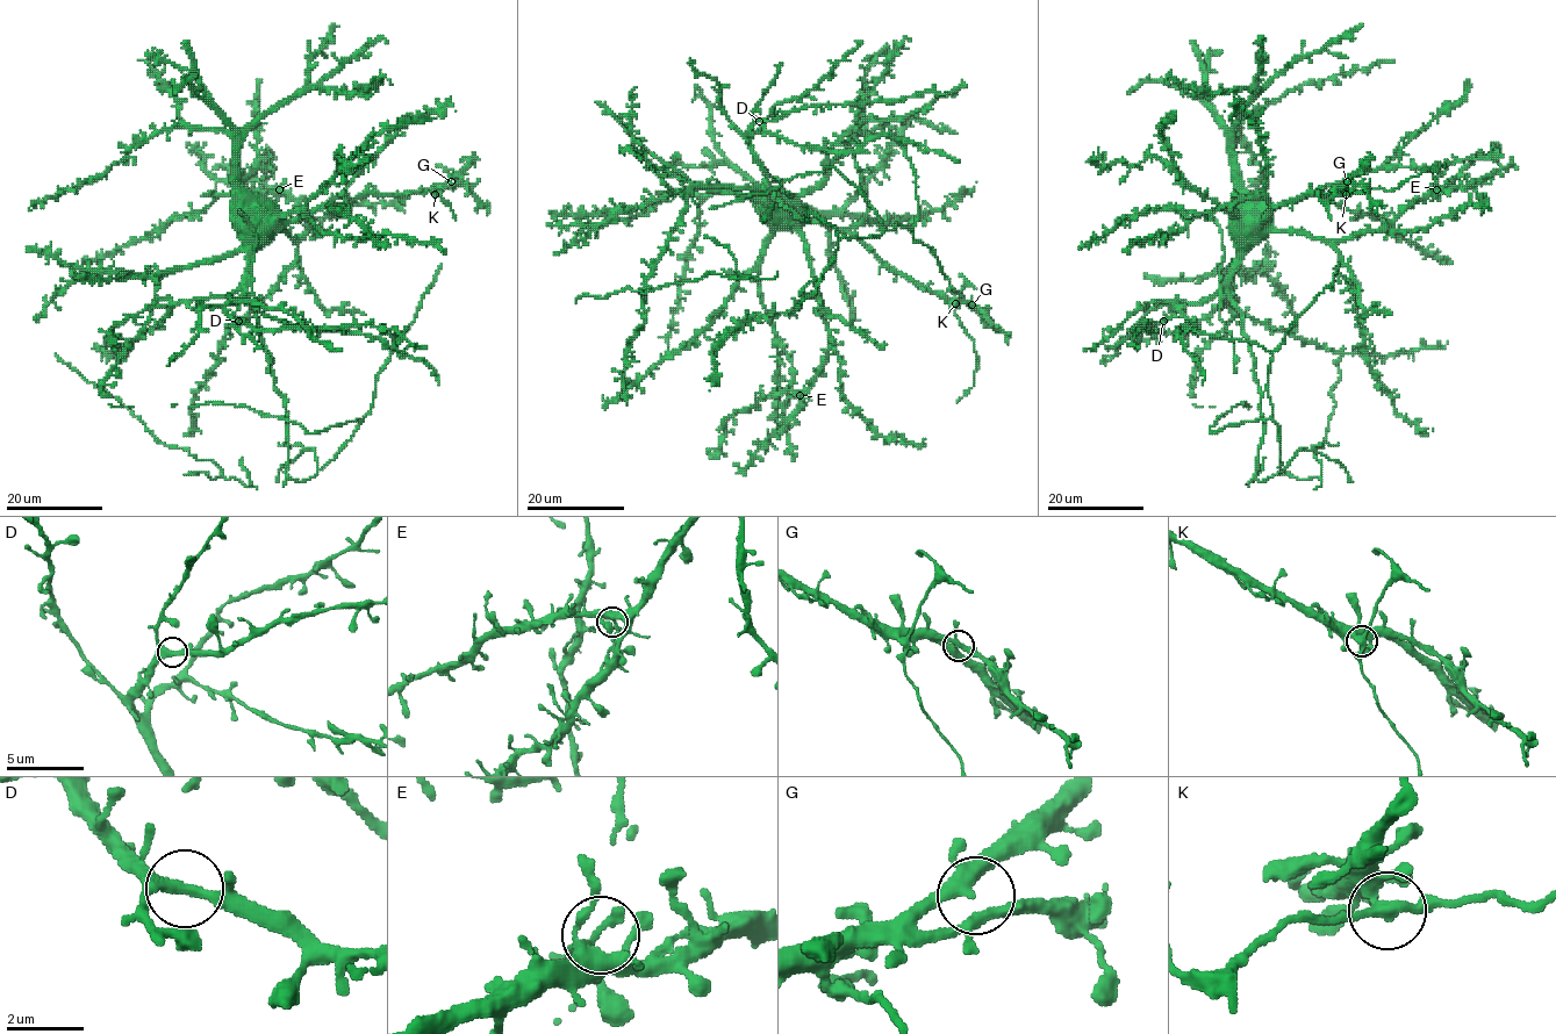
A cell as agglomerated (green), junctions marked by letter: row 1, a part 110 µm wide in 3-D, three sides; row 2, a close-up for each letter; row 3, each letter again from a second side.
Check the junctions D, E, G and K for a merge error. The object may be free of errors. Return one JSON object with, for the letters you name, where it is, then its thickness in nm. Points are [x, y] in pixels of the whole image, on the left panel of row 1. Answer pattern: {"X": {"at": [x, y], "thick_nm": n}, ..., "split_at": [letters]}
{"split_at": []}

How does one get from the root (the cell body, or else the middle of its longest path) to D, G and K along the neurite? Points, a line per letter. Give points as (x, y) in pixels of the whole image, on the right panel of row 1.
D: (1238, 216), (1234, 213), (1232, 217), (1237, 258), (1231, 277), (1209, 296), (1184, 302), (1163, 321)
G: (1238, 216), (1234, 213), (1252, 213), (1261, 220), (1274, 207), (1307, 194), (1336, 193), (1347, 181)
K: (1238, 216), (1234, 213), (1252, 213), (1261, 220), (1274, 207), (1307, 194), (1346, 194)

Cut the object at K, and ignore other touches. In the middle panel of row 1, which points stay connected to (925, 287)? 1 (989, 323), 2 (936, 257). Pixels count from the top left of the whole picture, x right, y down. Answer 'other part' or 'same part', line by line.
1: same part
2: same part

